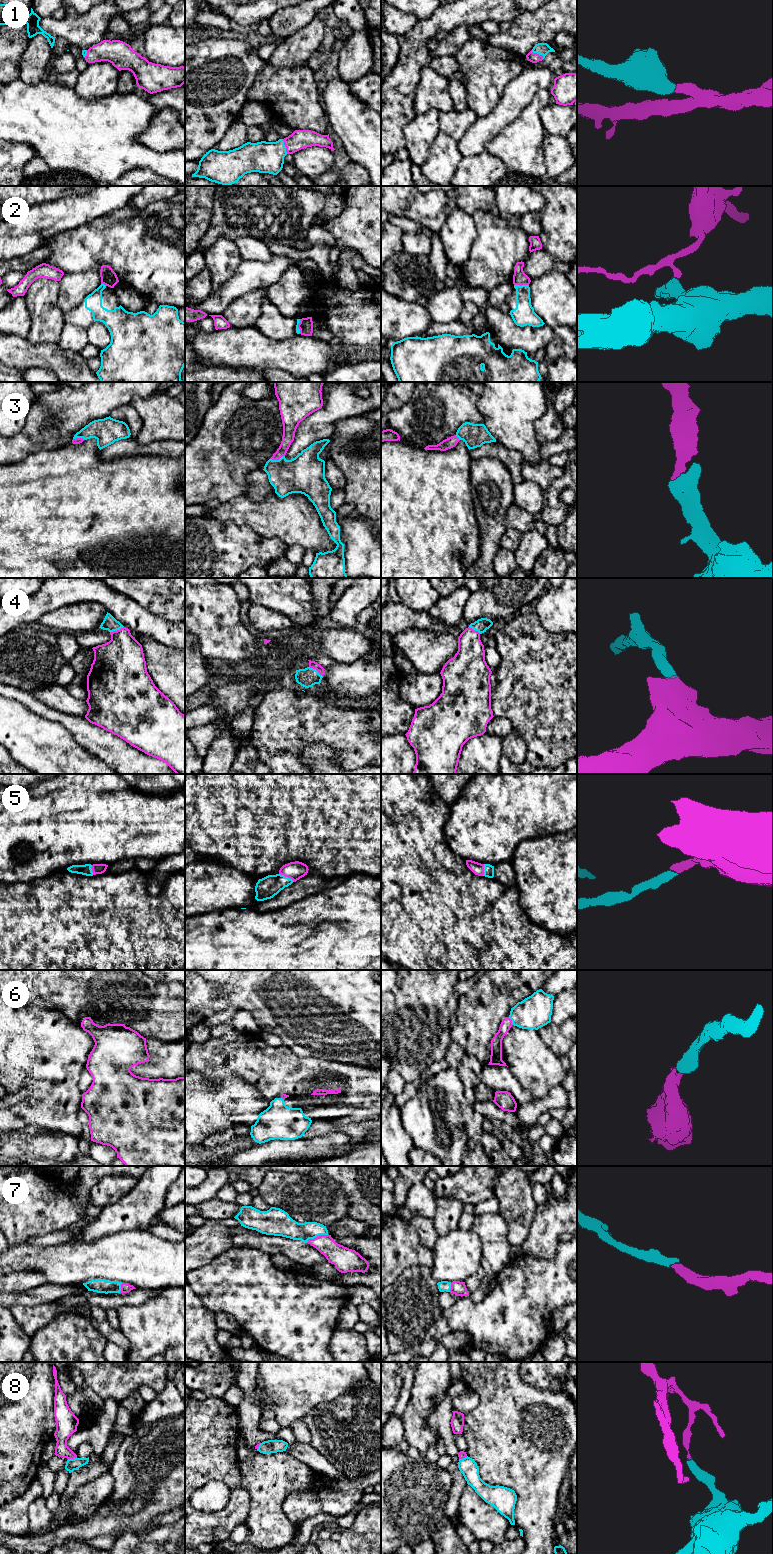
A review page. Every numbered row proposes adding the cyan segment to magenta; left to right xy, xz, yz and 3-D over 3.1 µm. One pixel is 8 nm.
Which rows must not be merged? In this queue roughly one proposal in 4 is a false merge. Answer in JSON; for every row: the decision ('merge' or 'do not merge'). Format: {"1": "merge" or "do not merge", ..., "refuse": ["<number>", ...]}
{"1": "merge", "2": "do not merge", "3": "merge", "4": "merge", "5": "merge", "6": "merge", "7": "merge", "8": "do not merge", "refuse": ["2", "8"]}

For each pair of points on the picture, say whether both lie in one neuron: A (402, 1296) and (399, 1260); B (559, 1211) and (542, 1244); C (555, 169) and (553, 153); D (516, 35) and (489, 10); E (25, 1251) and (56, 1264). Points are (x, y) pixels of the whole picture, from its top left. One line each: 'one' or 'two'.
A: two
B: one
C: one
D: two
E: one

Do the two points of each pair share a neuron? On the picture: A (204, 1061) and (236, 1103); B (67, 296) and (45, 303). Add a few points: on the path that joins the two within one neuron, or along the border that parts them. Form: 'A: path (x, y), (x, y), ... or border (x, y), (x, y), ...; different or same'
A: border (197, 1072), (211, 1082), (230, 1074), (242, 1079); different
B: border (59, 281), (58, 306), (64, 313); different

